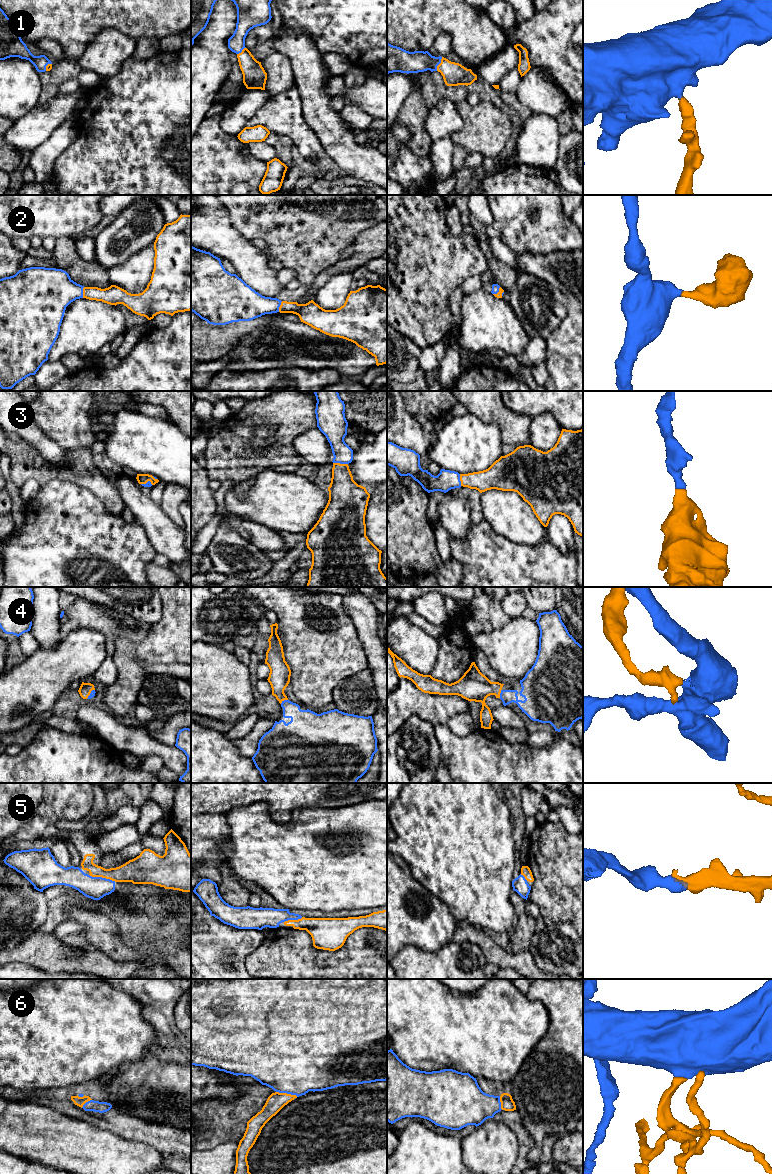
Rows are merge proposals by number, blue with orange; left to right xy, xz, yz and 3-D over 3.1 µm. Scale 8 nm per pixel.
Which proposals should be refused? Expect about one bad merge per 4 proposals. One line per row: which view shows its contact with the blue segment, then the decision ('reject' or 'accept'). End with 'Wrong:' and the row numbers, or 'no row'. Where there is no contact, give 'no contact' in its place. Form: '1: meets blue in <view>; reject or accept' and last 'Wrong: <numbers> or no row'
1: meets blue in yz; accept
2: meets blue in xy; accept
3: meets blue in xz; accept
4: meets blue in xz; accept
5: meets blue in xy; accept
6: meets blue in xz; accept
Wrong: no row

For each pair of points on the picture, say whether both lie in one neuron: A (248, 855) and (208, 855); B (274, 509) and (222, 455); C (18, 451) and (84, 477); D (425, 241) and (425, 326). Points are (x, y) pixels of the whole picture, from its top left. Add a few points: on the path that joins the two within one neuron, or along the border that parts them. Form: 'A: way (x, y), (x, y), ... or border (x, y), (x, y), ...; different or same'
A: border (231, 832), (228, 840), (222, 845), (227, 864); different
B: border (276, 470), (260, 469), (253, 476); different
C: way (34, 466), (42, 472), (68, 473); same
D: way (425, 262), (425, 305); same

